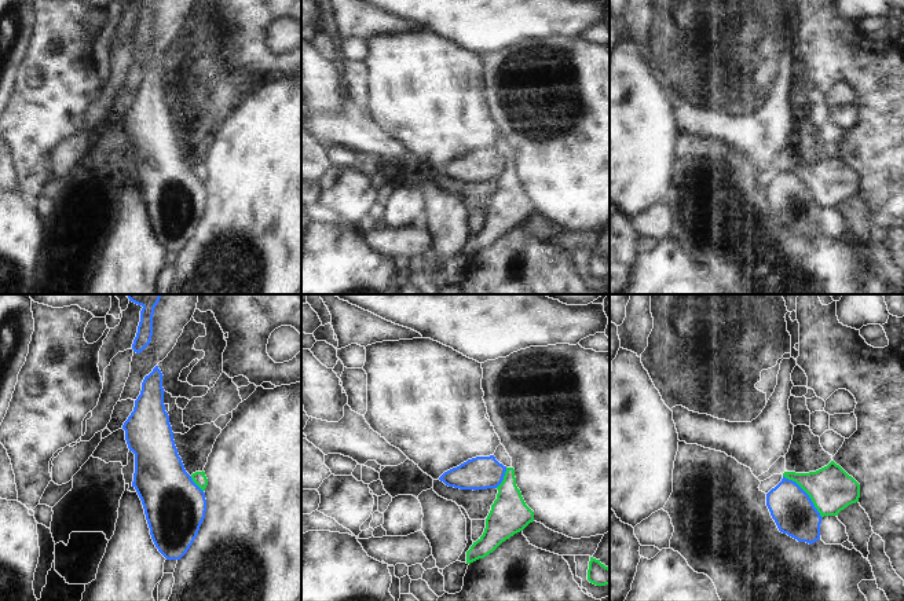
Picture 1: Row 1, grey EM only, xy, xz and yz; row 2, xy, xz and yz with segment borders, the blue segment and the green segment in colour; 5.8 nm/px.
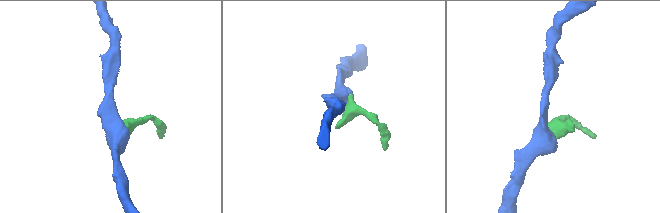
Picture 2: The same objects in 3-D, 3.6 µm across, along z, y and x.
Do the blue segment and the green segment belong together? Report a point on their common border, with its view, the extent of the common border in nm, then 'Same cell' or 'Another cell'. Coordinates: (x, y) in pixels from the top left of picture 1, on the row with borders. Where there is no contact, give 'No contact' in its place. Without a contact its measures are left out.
Touches blue at yz (806, 494). Shared border 340 nm. Another cell.

